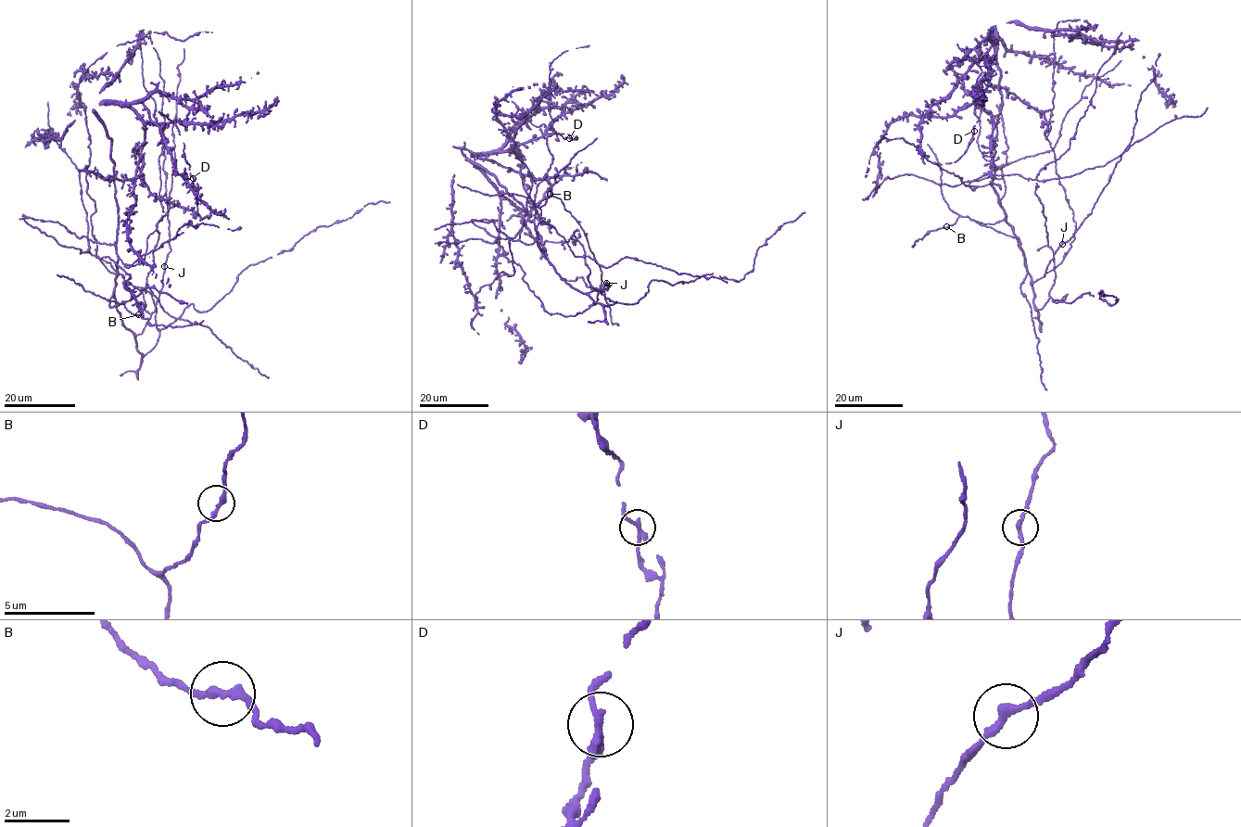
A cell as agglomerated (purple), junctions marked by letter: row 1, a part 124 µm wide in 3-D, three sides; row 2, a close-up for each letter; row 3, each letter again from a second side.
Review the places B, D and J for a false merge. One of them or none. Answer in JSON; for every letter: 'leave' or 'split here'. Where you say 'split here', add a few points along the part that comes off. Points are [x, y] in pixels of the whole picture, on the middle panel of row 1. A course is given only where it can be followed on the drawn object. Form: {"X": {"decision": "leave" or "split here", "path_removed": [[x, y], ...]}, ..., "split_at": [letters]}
{"B": {"decision": "leave"}, "D": {"decision": "split here"}, "J": {"decision": "leave"}, "split_at": ["D"]}

